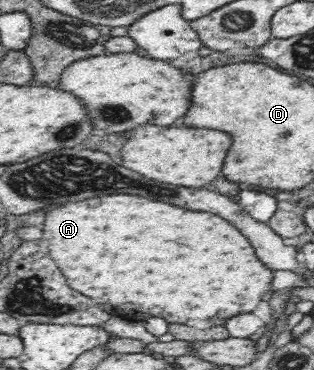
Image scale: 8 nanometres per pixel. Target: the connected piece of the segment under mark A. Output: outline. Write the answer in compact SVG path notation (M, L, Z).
M105 195L105 197L93 197L93 199L53 207L44 213L43 223L40 227L43 230L43 239L47 241L49 257L65 276L66 284L77 293L94 299L99 305L111 305L117 311L128 309L130 312L142 313L147 317L161 317L168 323L180 323L206 330L223 325L224 321L233 315L252 312L271 293L269 285L271 285L273 271L265 269L259 261L255 261L253 247L245 241L245 237L233 225L229 225L227 221L223 221L217 215L185 211L185 209L173 207L169 203L159 203L159 201L151 201L151 199L135 197L135 195Z

